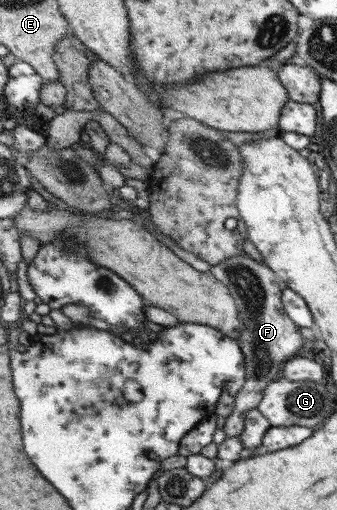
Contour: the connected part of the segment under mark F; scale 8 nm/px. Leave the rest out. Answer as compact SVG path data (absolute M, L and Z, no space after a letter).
M243 253L212 266L211 271L234 295L242 318L242 334L237 340L246 356L247 381L239 393L235 394L235 408L226 417L223 428L227 436L240 437L245 430L247 411L259 406L266 387L278 380L275 379L275 372L281 371L287 357L291 359L305 347L305 338L285 313L281 301L282 290L273 283L273 270L265 263L259 263Z

